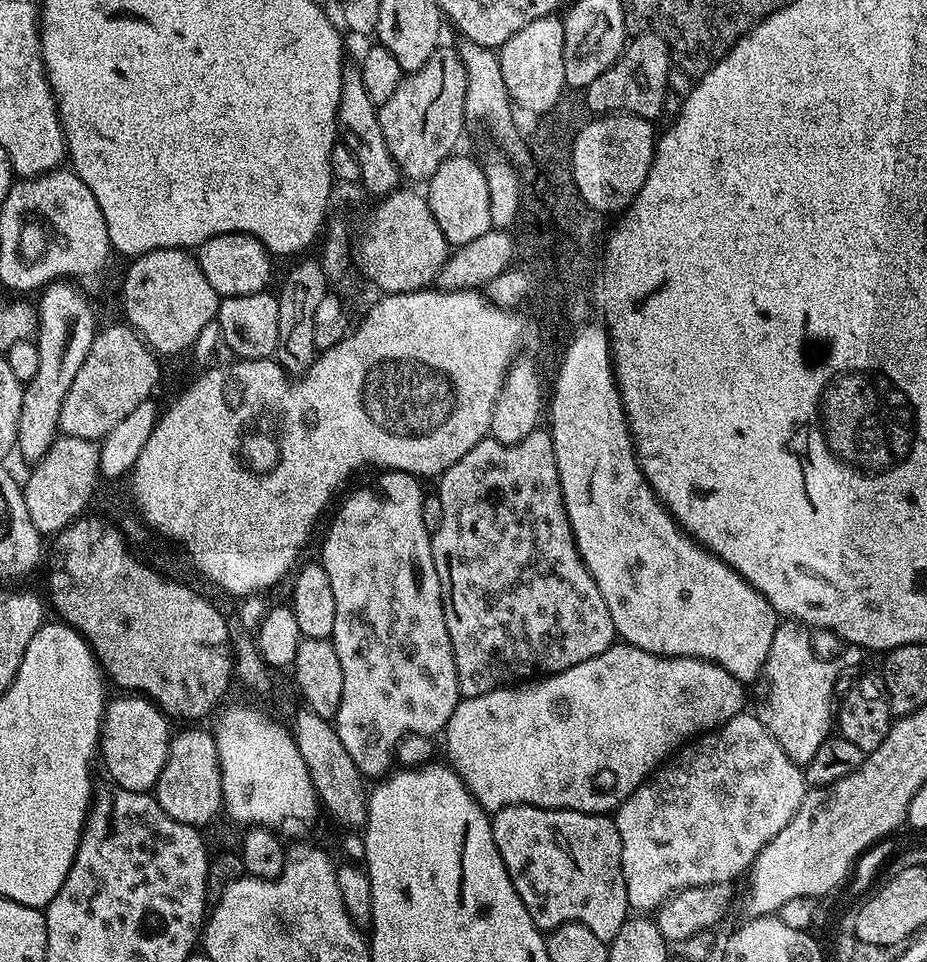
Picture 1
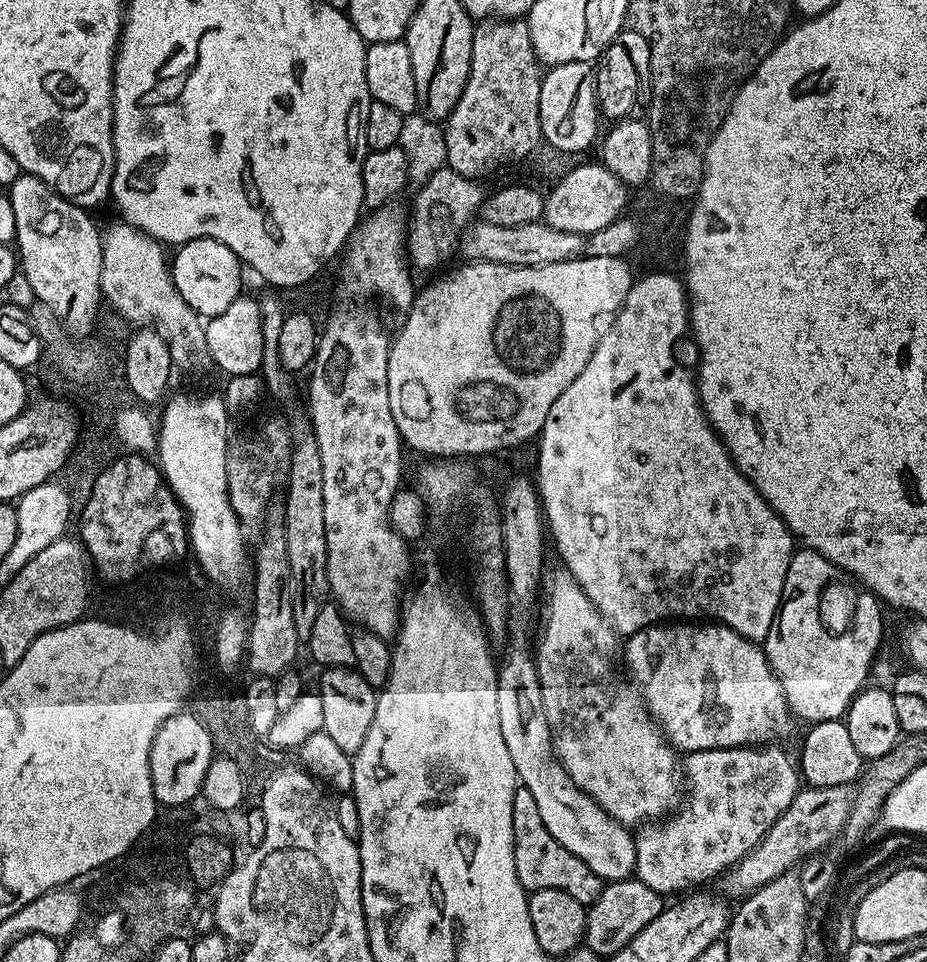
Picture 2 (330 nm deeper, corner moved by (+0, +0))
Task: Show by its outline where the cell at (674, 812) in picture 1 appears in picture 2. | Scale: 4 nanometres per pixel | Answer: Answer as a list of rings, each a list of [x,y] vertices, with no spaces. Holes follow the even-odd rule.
[[[780,746],[687,753],[682,760],[686,799],[667,818],[649,822],[635,833],[635,879],[661,894],[684,894],[695,884],[715,881],[754,850],[802,788],[793,757],[776,747]]]

